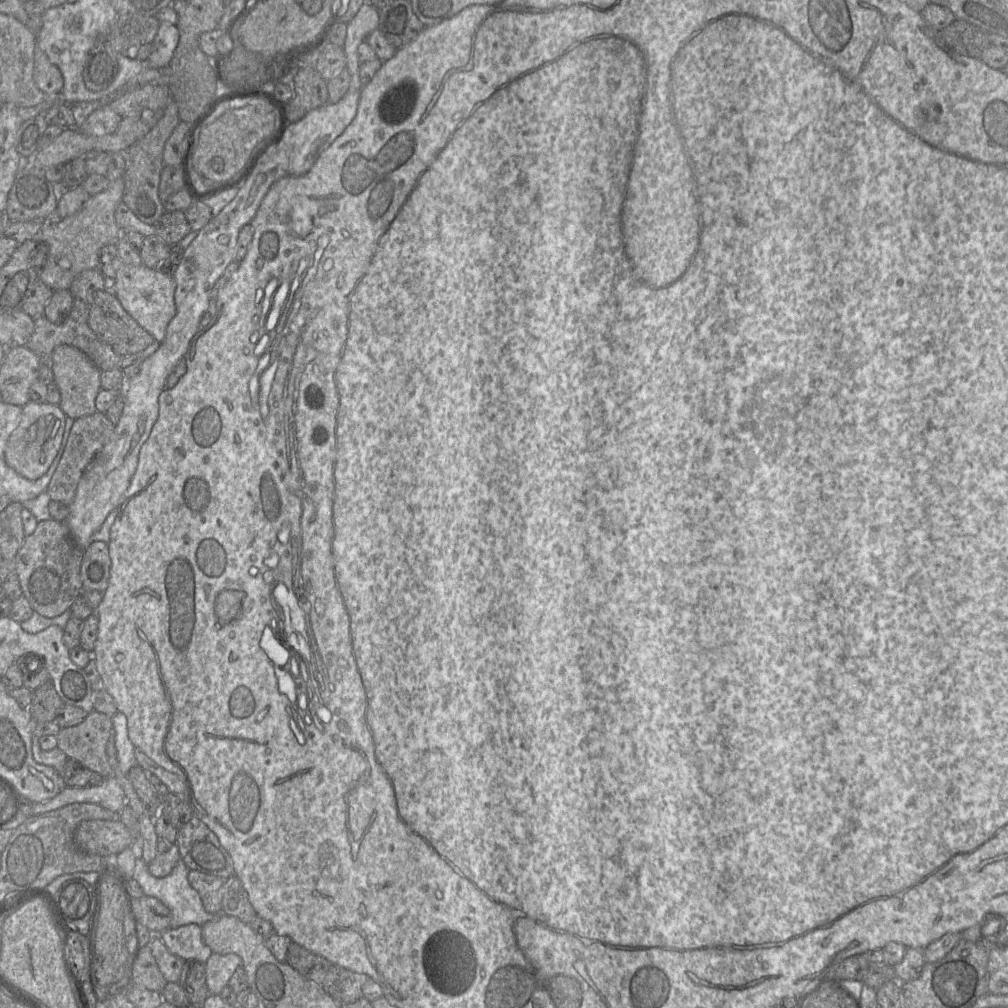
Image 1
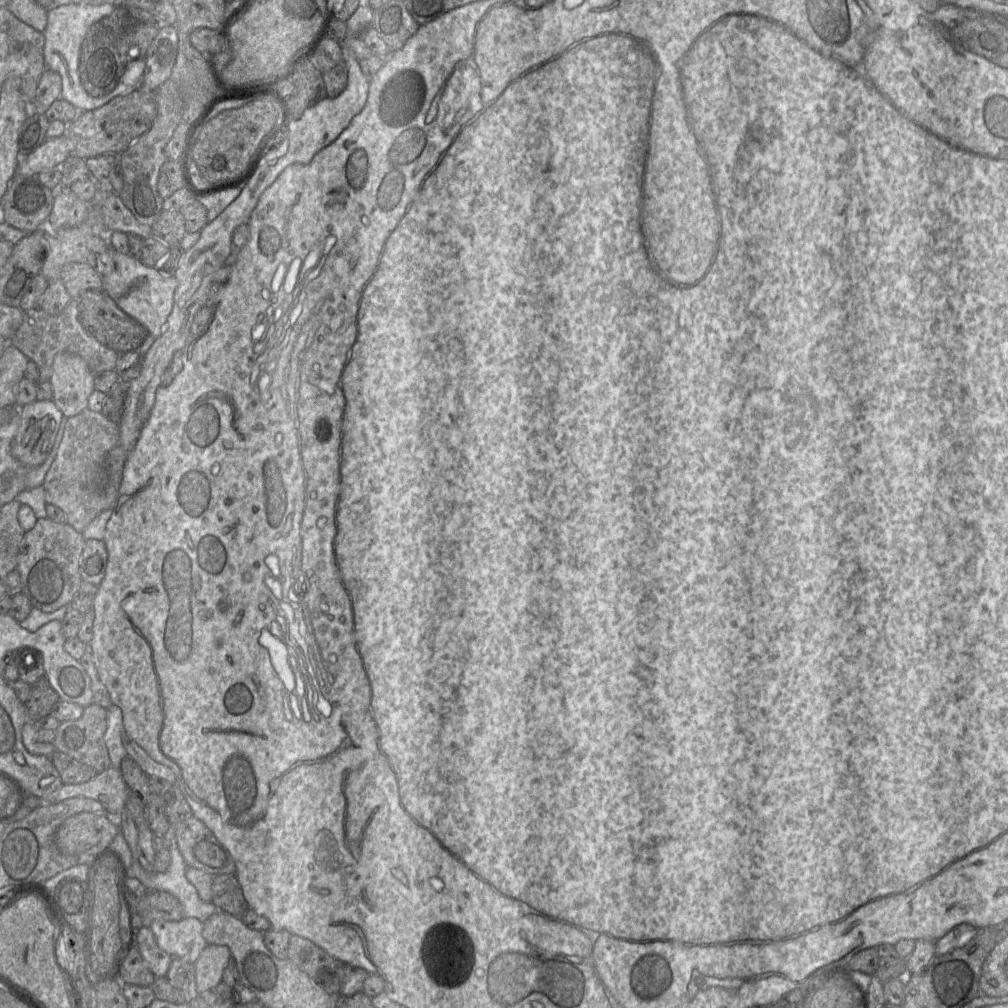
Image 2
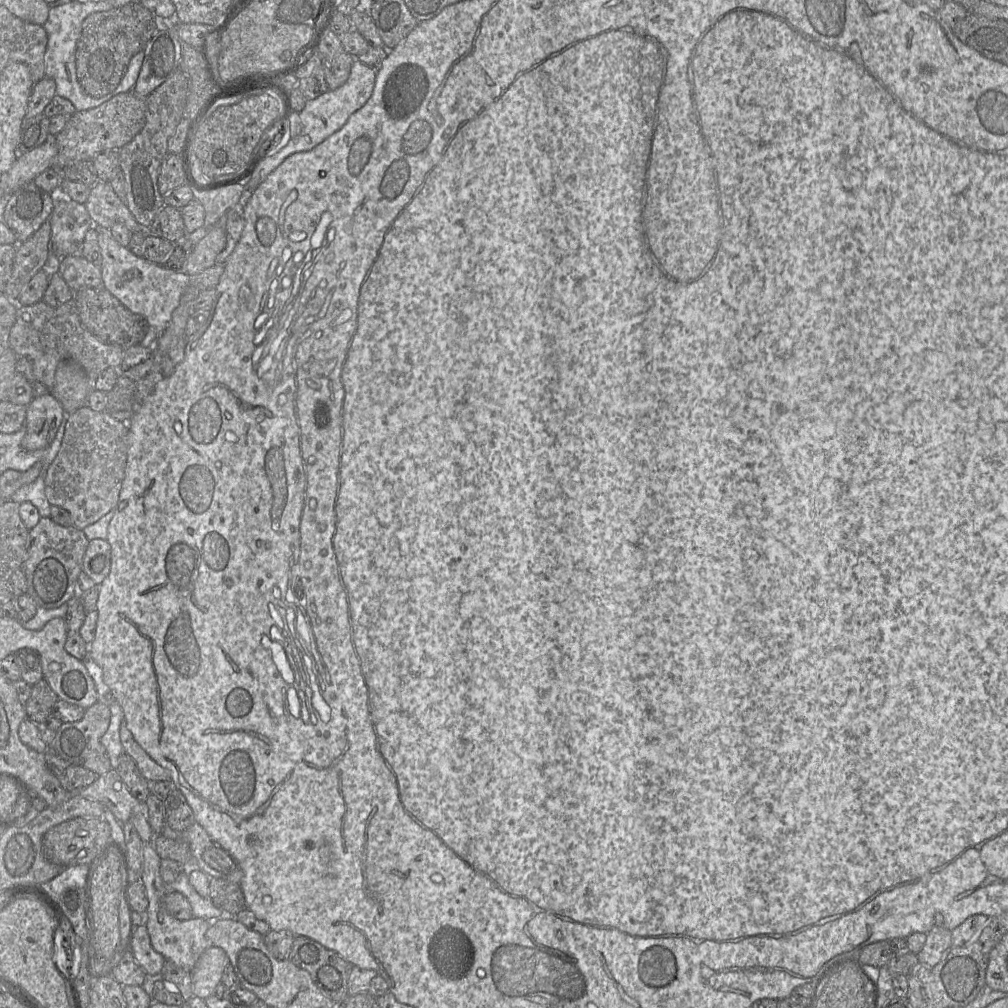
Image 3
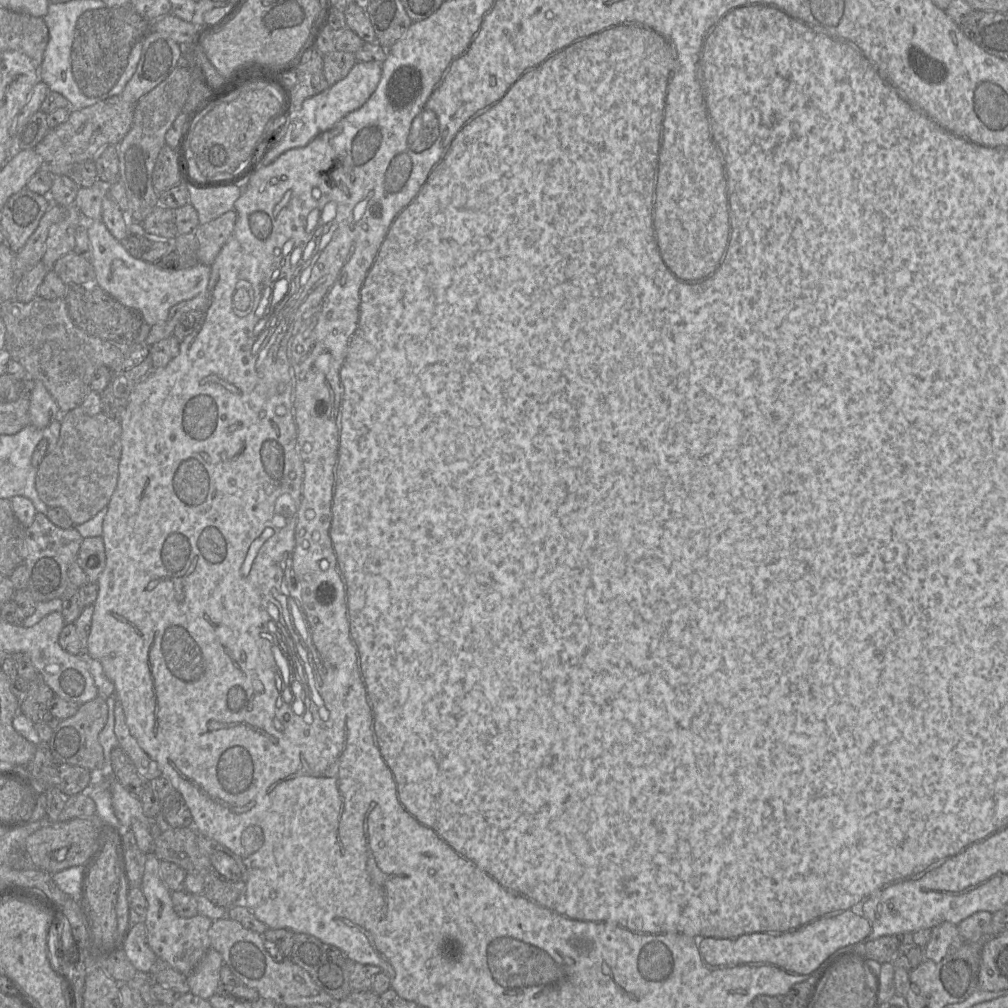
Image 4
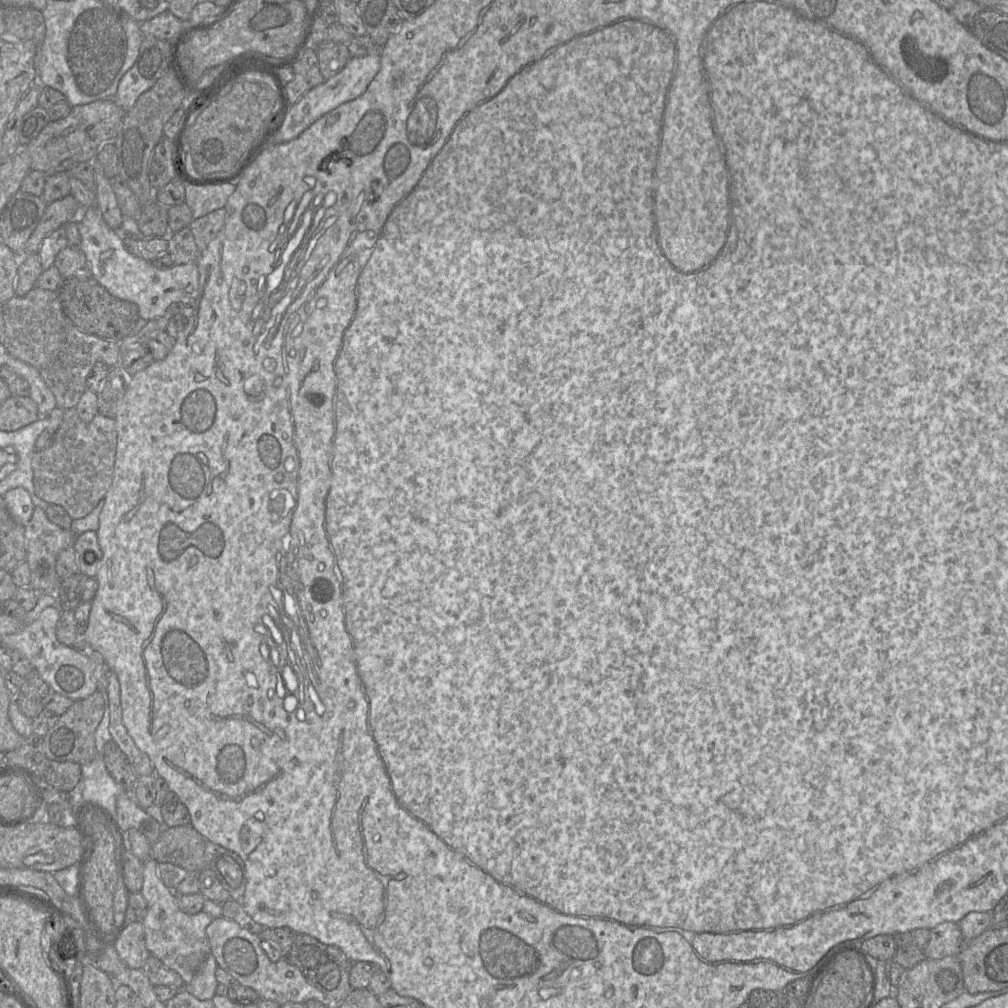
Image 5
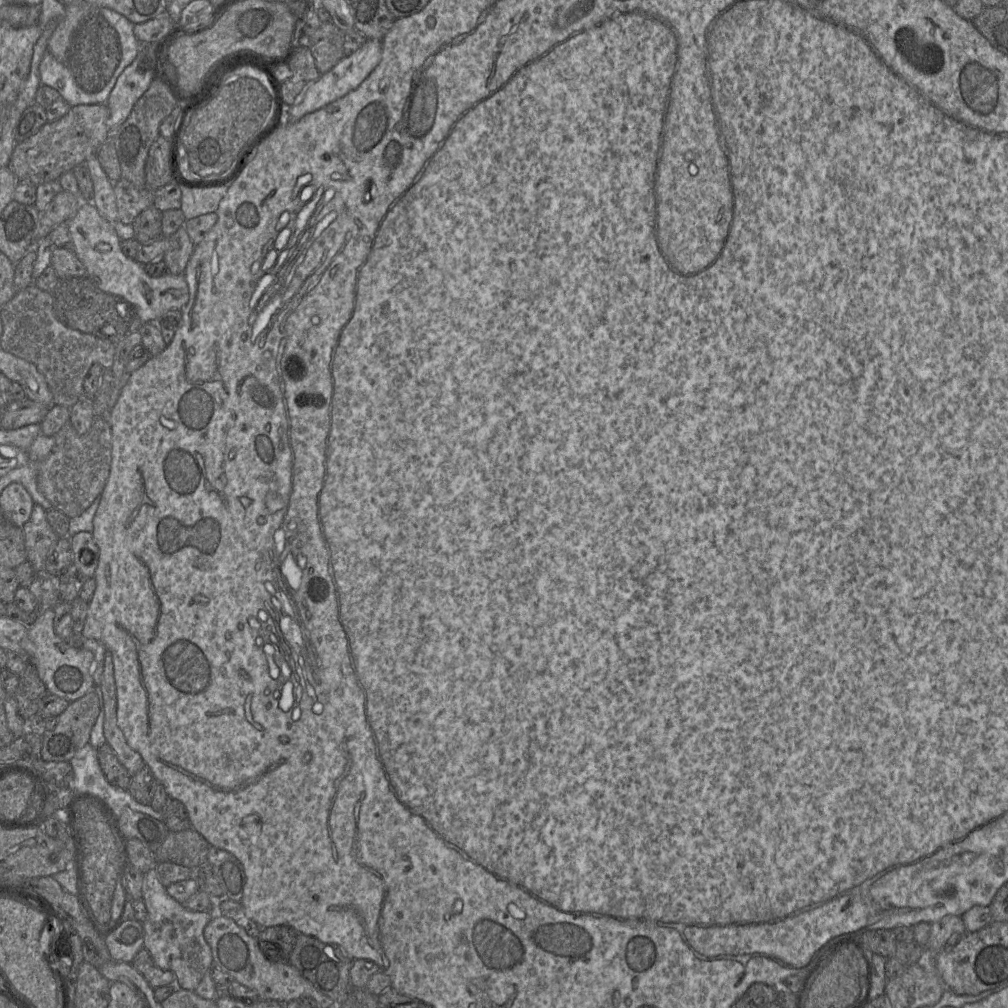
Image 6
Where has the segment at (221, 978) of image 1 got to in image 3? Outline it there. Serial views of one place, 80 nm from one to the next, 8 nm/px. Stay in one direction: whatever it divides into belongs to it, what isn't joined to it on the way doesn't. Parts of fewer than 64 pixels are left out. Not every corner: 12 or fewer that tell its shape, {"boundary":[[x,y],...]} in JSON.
{"boundary":[[210,945],[190,971],[194,996],[214,995],[229,963]]}

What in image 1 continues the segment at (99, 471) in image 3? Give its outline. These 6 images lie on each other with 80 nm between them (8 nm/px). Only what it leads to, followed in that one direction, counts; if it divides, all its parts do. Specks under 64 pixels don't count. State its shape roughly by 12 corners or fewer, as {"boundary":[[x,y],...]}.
{"boundary":[[98,411],[74,421],[47,493],[69,506],[115,425]]}

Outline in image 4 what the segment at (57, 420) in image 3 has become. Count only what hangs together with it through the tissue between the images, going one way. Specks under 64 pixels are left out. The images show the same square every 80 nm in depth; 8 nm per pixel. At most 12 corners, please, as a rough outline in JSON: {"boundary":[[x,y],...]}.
{"boundary":[[40,380],[29,399],[30,422],[43,429],[60,419],[59,406]]}

